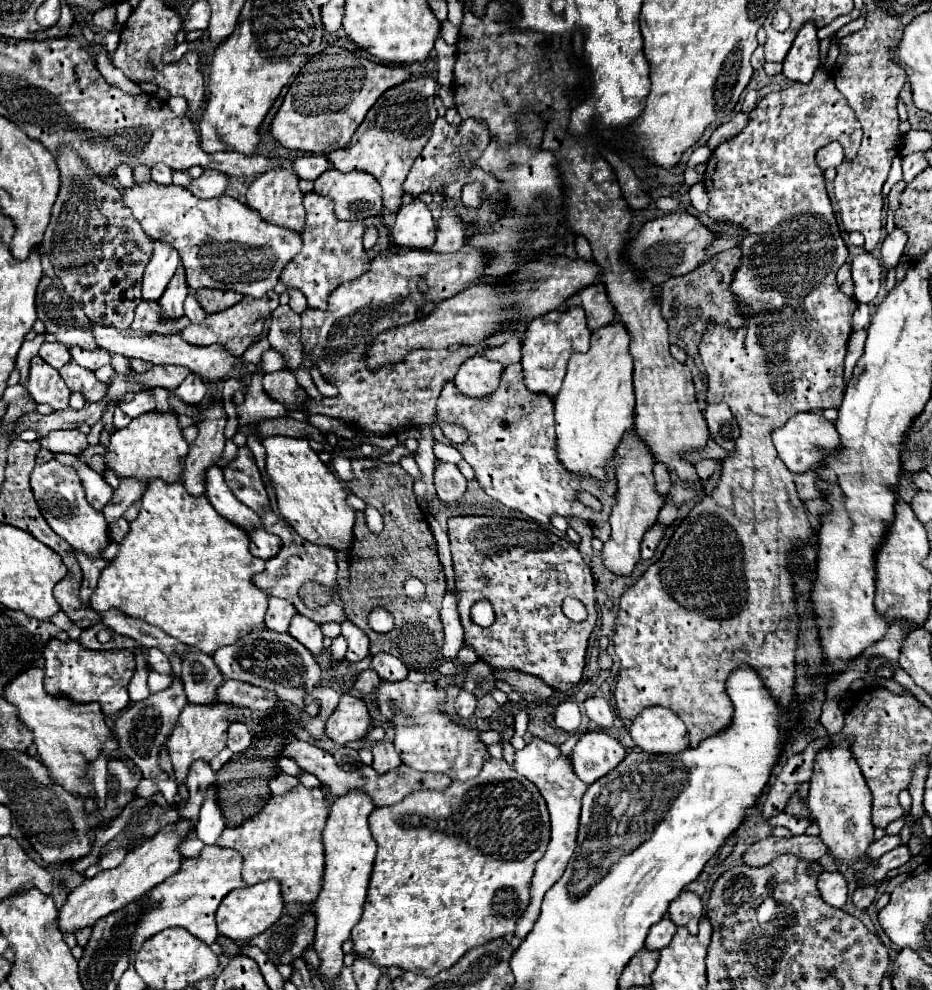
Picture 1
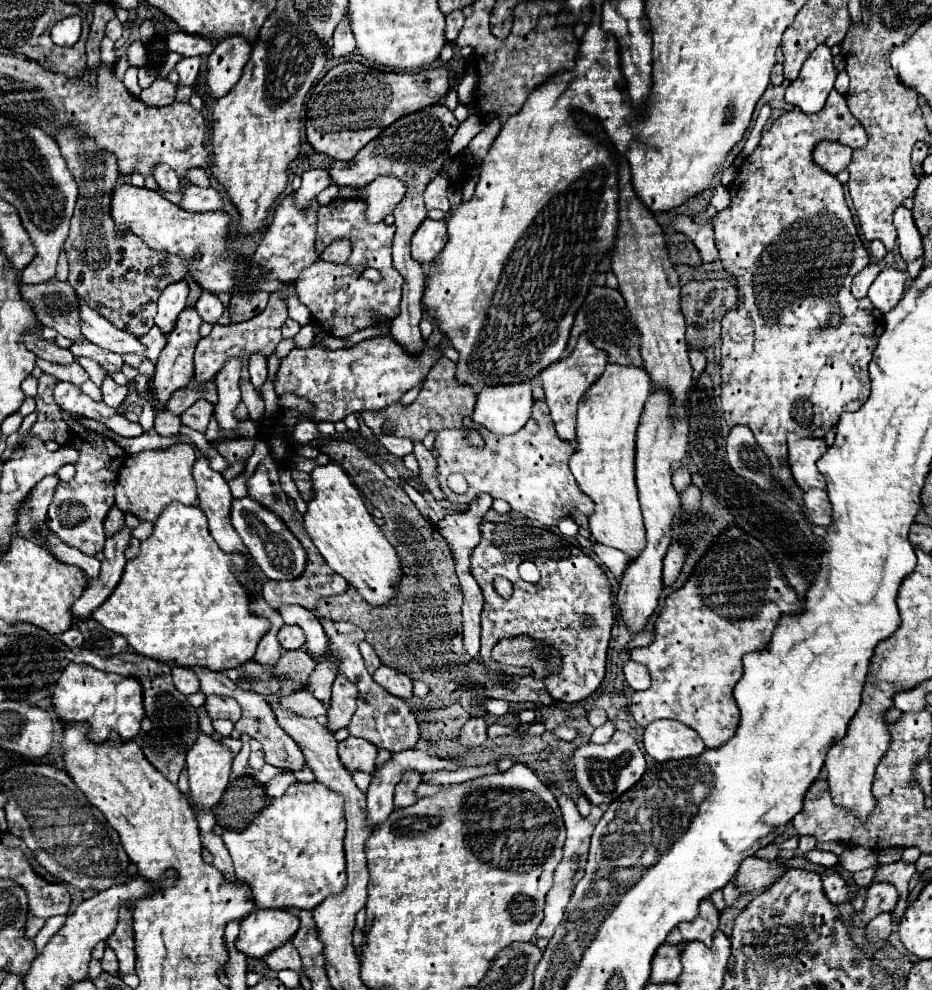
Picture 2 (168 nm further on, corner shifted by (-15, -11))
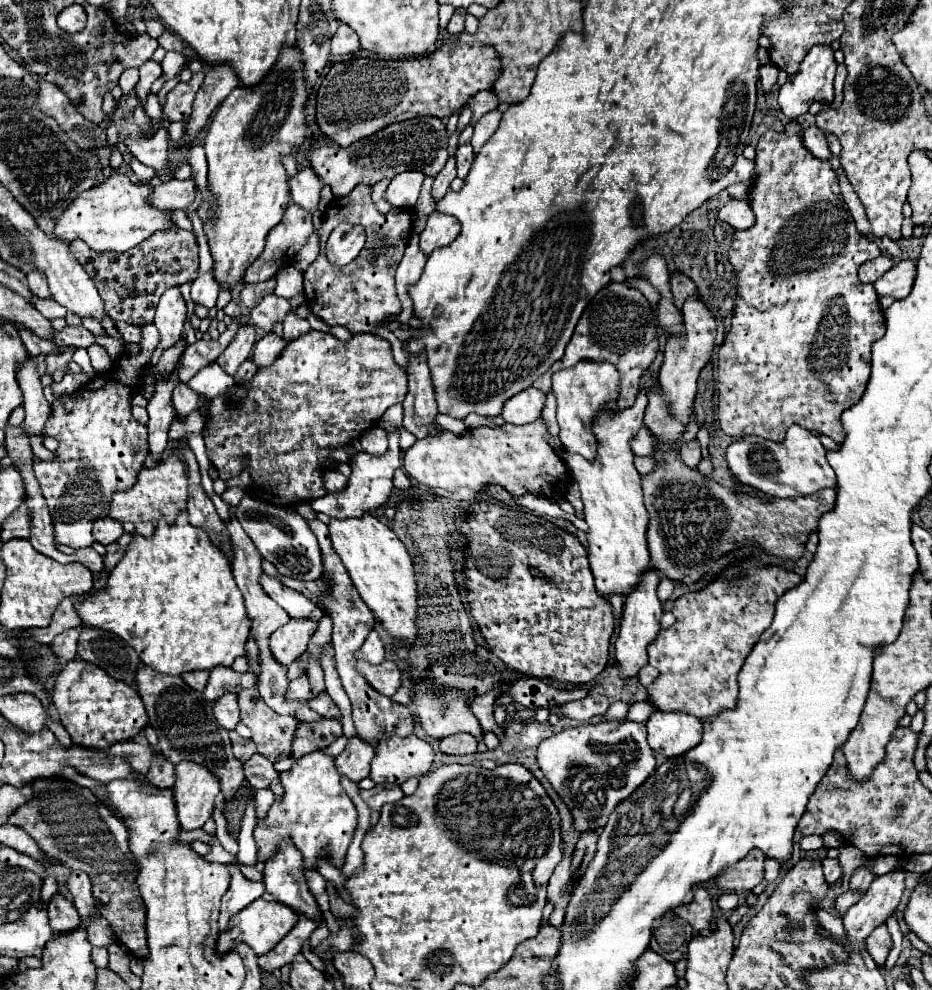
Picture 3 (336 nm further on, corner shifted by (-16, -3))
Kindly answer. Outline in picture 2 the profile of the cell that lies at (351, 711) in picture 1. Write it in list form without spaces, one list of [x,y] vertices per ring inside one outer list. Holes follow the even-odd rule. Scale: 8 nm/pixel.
[[[349,736],[347,740],[339,742],[339,760],[349,772],[373,772],[375,770],[375,758],[377,758],[377,748],[367,742]]]

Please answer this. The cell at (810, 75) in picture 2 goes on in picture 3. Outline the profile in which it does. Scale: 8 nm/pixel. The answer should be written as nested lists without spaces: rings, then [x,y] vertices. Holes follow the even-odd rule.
[[[816,44],[808,56],[802,60],[794,80],[790,78],[782,88],[780,88],[780,94],[778,94],[778,102],[780,102],[780,108],[782,112],[786,114],[786,118],[794,120],[802,114],[808,112],[810,104],[816,102],[816,100],[826,100],[826,102],[832,102],[834,100],[834,74],[836,74],[836,60],[834,60],[834,50],[826,44]]]

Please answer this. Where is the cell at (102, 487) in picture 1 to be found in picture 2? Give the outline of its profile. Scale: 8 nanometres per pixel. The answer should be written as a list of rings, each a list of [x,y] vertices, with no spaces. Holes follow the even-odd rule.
[[[113,506],[105,518],[105,534],[111,536],[115,532],[121,532],[121,528],[123,528],[123,512],[117,506]]]

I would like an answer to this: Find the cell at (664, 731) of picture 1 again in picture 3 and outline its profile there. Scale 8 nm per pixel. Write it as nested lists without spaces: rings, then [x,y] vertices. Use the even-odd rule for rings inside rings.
[[[656,710],[648,722],[648,744],[664,756],[680,756],[702,740],[702,722],[682,712]]]

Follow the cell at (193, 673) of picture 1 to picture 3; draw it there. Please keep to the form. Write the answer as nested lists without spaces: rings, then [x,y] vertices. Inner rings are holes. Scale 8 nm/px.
[[[224,692],[212,704],[212,712],[214,712],[214,718],[218,720],[220,726],[224,726],[226,730],[234,730],[236,722],[240,720],[240,708],[238,708],[236,694],[234,692]]]

